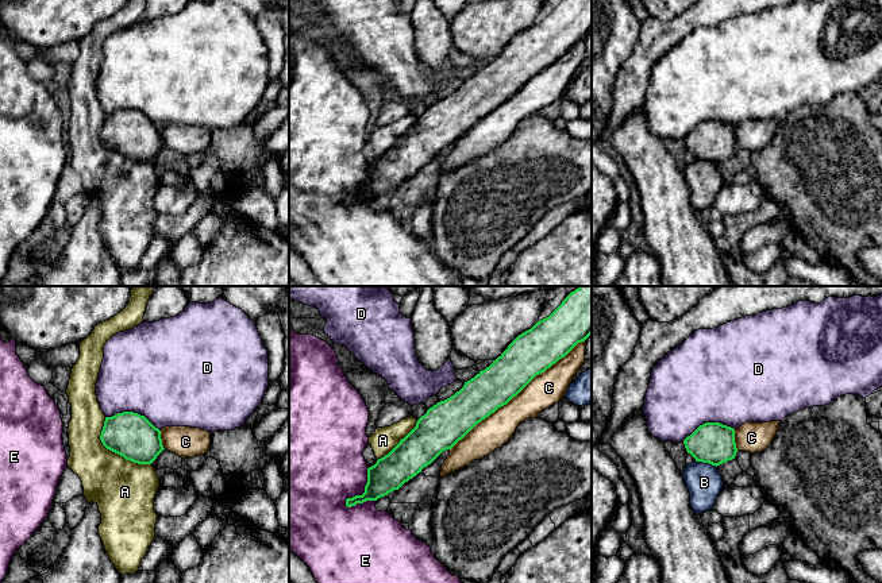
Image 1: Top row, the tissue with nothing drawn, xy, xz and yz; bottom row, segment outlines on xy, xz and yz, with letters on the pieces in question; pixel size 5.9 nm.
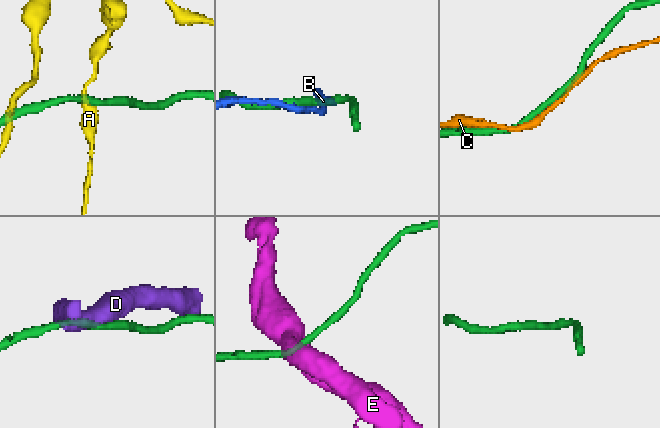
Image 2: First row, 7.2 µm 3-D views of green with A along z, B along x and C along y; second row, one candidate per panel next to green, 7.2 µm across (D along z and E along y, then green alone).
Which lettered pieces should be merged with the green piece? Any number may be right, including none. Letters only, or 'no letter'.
C

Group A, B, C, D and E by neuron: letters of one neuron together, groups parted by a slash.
A / B / C / D / E

